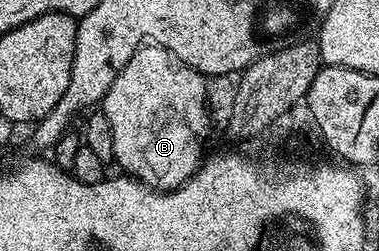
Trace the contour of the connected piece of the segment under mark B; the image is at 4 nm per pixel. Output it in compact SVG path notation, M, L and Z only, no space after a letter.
M143 45L139 47L138 52L132 57L132 61L128 61L128 65L124 65L124 69L116 77L116 81L112 81L112 89L108 89L106 98L100 104L101 114L106 115L112 125L114 158L117 166L122 166L121 170L129 175L131 179L138 179L141 183L146 183L153 187L155 191L170 191L174 187L180 187L183 183L187 183L203 162L202 146L205 145L206 138L209 137L210 133L212 134L210 113L207 110L206 86L207 80L200 72L195 67L189 67L183 59L178 59L174 56L167 47L157 45Z

